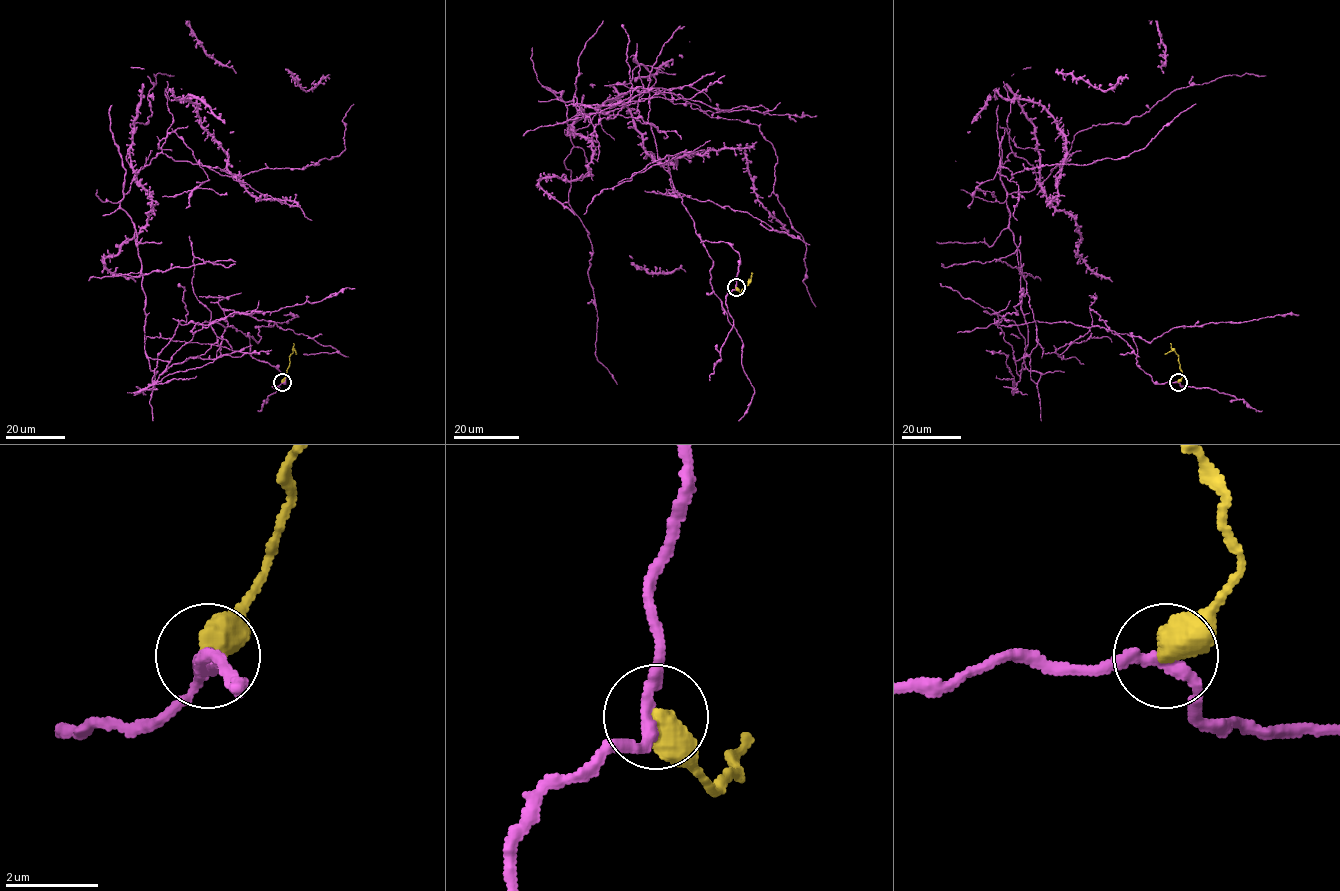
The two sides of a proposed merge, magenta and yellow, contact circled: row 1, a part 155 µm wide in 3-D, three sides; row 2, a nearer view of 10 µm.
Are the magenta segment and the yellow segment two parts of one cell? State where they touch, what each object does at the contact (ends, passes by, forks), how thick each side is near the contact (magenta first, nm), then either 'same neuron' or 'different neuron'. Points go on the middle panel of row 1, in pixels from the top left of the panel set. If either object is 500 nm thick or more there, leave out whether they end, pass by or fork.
(736, 287) | 260/600 nm | different neuron

